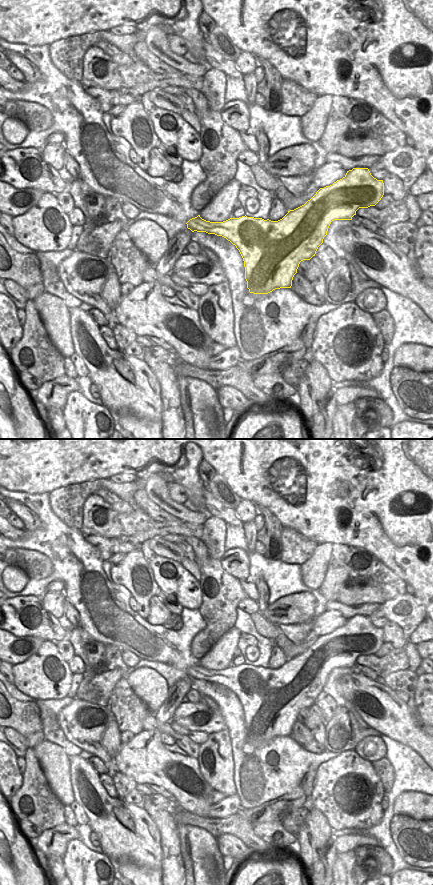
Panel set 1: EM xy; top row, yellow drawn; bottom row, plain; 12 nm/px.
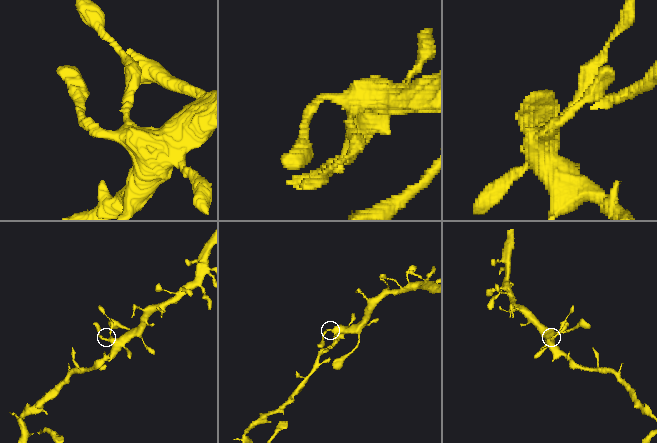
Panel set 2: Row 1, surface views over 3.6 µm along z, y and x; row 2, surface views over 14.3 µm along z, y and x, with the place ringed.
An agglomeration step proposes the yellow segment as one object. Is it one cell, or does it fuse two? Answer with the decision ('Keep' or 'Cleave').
Keep.

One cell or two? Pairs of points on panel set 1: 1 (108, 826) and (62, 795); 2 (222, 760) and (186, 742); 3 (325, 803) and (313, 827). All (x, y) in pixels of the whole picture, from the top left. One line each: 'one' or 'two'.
1: two
2: two
3: two

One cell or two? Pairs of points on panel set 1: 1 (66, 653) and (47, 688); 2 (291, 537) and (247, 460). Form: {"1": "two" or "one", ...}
{"1": "two", "2": "two"}

